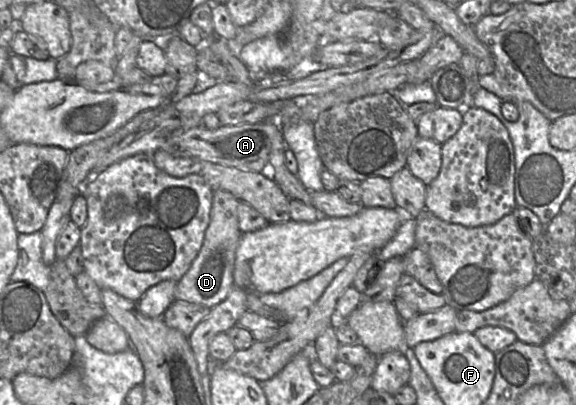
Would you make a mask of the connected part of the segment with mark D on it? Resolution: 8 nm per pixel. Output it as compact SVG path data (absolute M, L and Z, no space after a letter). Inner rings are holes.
M224 190L213 191L209 225L205 231L202 247L188 271L177 282L174 298L208 309L222 302L234 285L233 271L236 250L242 232L239 229L237 208L240 203L232 193Z

